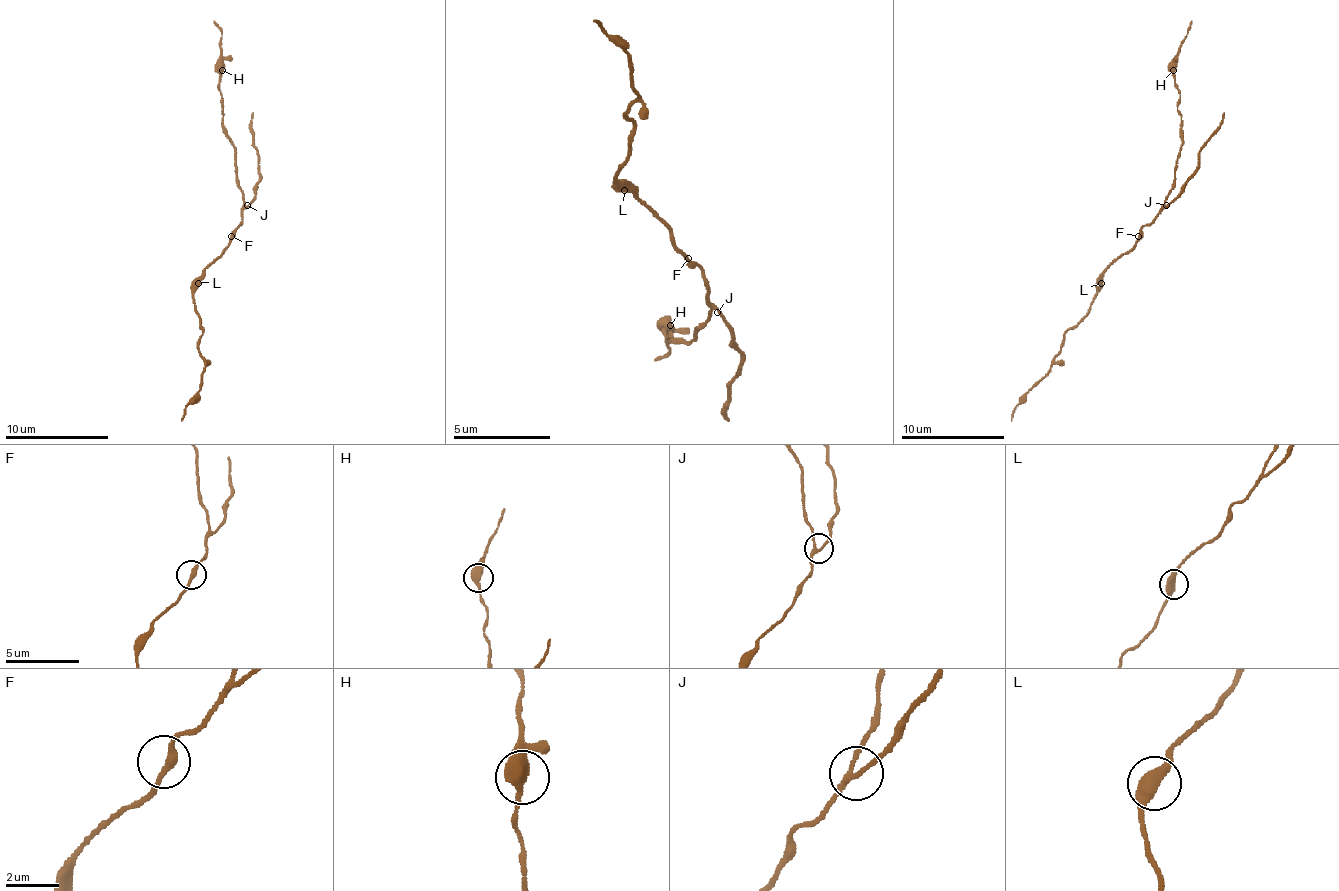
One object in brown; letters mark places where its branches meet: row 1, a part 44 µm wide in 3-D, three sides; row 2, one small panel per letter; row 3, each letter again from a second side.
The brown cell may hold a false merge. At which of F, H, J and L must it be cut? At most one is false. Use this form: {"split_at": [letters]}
{"split_at": []}

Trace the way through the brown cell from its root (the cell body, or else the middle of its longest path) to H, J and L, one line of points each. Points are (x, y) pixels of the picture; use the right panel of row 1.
H: (1140, 239), (1140, 231), (1153, 221), (1174, 182), (1174, 166), (1182, 145), (1174, 70)
J: (1140, 239), (1140, 231), (1166, 205)
L: (1140, 239), (1104, 272), (1101, 283)

